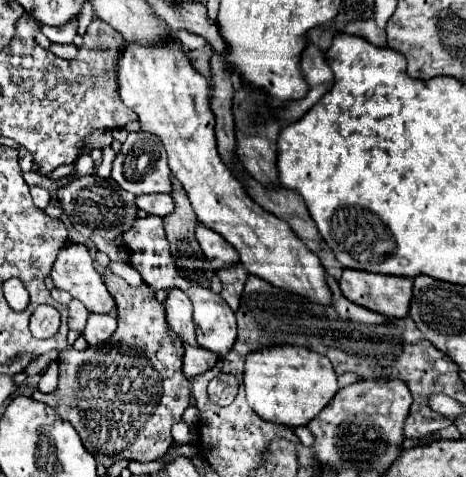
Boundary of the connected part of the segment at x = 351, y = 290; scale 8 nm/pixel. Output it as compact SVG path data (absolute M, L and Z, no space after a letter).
M345 269L339 287L343 295L357 305L385 317L405 317L409 311L413 279Z

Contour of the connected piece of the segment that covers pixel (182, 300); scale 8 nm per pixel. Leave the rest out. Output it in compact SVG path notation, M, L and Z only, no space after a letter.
M171 287L167 289L165 299L165 311L167 311L167 323L171 329L191 347L197 347L195 339L195 325L193 325L193 305L187 295L183 295L181 289Z

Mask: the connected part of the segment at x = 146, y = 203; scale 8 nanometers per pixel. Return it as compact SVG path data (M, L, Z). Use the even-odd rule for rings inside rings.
M155 193L155 195L143 195L137 197L137 203L143 211L157 217L167 217L175 209L175 201L169 193Z

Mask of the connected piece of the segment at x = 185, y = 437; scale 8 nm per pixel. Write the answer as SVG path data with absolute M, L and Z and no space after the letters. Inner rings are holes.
M185 421L173 425L173 439L175 443L189 443L189 425Z

